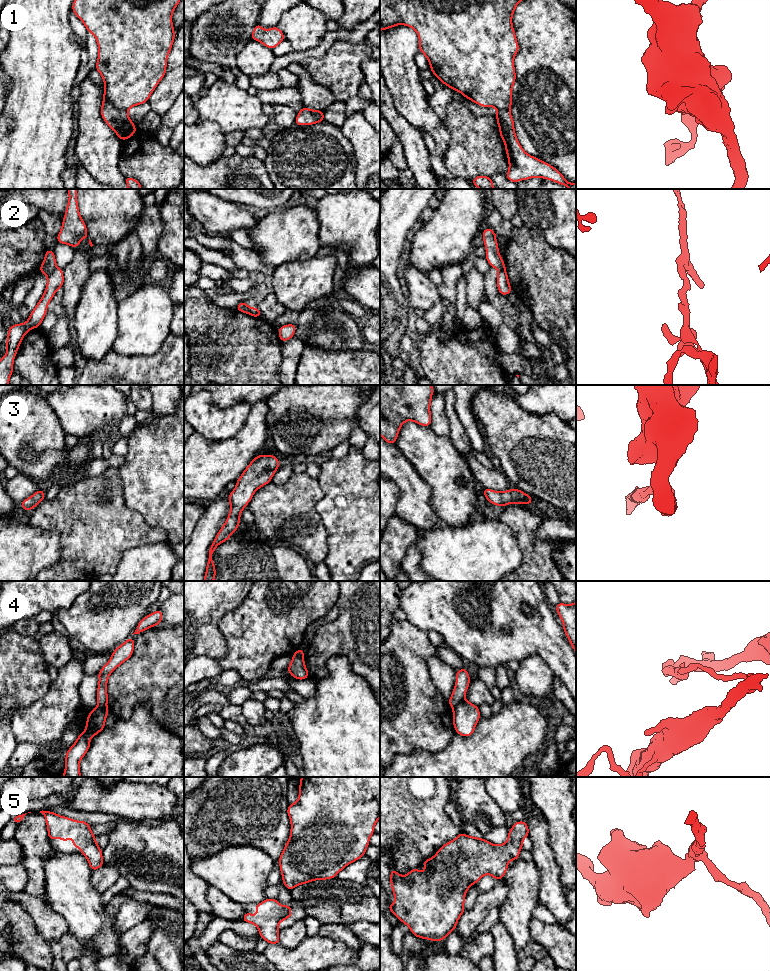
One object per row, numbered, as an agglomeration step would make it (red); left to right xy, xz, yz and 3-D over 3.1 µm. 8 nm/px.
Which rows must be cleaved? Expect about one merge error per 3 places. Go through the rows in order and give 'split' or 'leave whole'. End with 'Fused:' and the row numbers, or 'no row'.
1: split
2: split
3: leave whole
4: split
5: leave whole
Fused: 1, 2, 4

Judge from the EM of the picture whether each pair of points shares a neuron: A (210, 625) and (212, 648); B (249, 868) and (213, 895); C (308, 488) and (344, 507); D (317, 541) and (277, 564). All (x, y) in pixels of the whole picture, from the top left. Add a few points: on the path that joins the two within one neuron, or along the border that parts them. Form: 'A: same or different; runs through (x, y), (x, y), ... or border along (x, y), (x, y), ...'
A: same; runs through (210, 631), (210, 642)
B: different; border along (208, 884), (216, 887), (239, 903)
C: different; border along (317, 479), (322, 497), (315, 510), (322, 519)
D: different; border along (277, 543), (294, 546), (306, 558)

